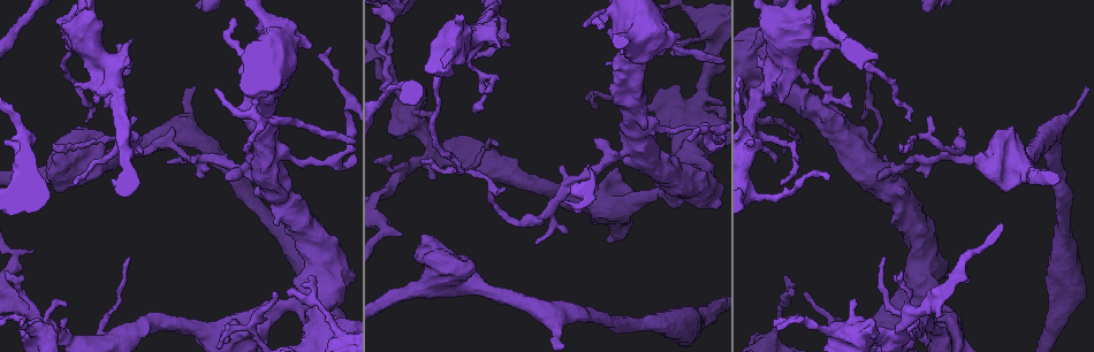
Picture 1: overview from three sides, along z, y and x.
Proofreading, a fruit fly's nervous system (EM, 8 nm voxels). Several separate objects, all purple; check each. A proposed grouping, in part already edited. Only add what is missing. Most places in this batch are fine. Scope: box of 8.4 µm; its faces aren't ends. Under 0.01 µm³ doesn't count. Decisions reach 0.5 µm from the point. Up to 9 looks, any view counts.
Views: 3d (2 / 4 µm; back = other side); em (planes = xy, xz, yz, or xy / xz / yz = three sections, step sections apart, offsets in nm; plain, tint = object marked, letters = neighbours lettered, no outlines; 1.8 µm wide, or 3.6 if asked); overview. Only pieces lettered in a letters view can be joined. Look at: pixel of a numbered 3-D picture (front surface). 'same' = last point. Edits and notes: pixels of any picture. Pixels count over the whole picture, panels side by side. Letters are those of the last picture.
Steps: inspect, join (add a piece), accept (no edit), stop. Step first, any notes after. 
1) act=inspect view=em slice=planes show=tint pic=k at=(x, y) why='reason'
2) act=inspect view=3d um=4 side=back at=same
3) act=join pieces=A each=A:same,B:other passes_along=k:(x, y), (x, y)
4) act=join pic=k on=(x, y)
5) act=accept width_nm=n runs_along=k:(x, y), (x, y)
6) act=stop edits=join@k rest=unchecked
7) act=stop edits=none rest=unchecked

act=inspect view=em um=3.6 slice=planes show=letters pic=1 at=(868, 327) why='an open end'

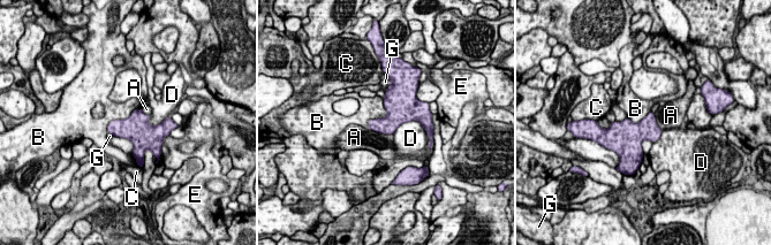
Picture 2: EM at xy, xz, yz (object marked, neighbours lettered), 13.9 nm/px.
act=accept width_nm=280 each=A:other,B:other,C:other,D:other,E:other,G:other border=2:(141, 107), (114, 119), (106, 131) found='no lettered piece goes on from it'

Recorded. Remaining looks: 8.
act=inspect view=3d um=2 pic=1 at=(131, 40) why='thick end'

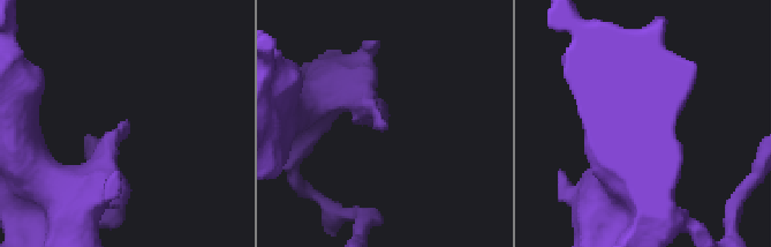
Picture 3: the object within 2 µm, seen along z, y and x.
act=inspect view=em slice=xy step=4 show=letters pic=3 at=(124, 132)

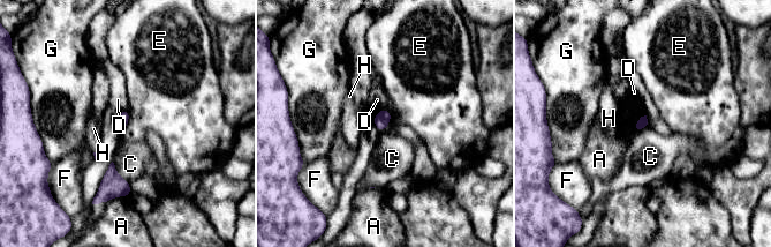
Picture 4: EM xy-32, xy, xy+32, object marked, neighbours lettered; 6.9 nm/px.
act=accept each=A:other,C:other,D:other,E:other,F:other,G:other,H:other found='no lettered piece goes on from it'

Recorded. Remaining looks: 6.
act=inspect view=3d um=4 side=back pic=1 at=(907, 160) why='branch stops here'

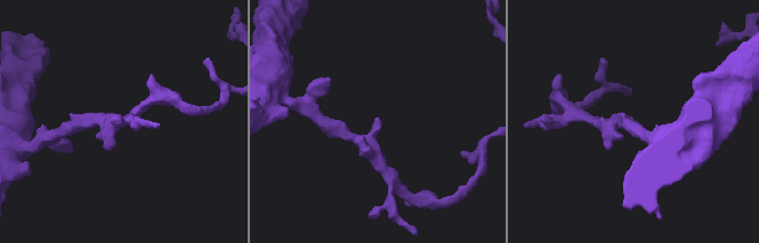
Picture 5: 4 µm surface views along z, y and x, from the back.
act=inspect view=em slice=planes show=letters pic=5 at=(379, 119) arm_widths_nm=180,220 why='now the EM'

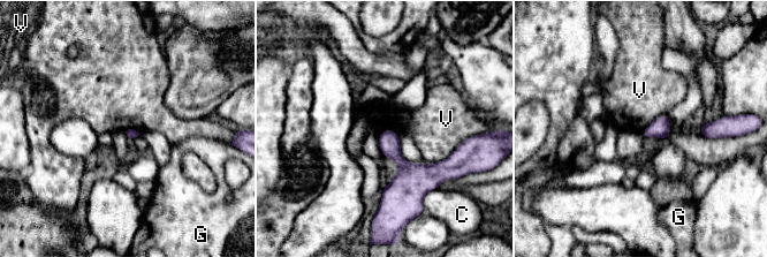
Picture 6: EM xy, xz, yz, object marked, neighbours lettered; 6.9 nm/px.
act=accept each=C:other,G:other,V:other found='no lettered piece goes on from it'

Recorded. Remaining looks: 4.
act=inspect view=em slice=yz step=4 show=letters pic=1 at=(910, 120) why='tapers out'

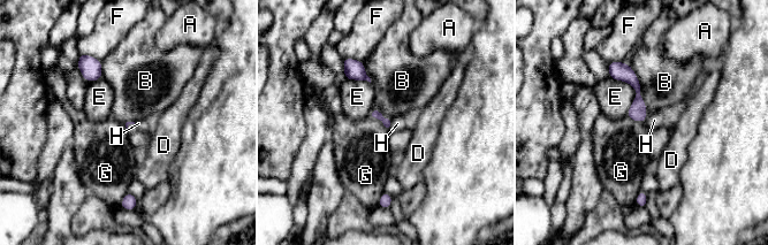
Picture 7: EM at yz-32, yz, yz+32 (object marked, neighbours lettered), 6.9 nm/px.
act=inspect view=em slice=xz step=8 show=letters at=same

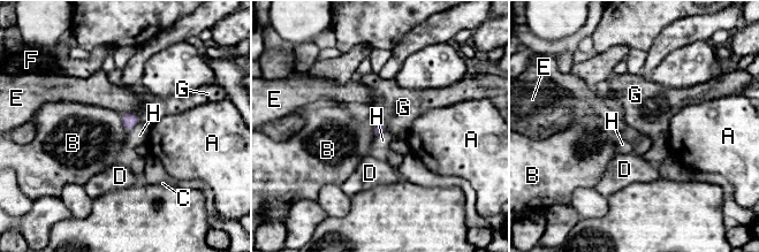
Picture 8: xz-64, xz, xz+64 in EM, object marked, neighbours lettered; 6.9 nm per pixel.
act=accept each=A:other,B:other,C:other,D:other,E:other,F:other,G:other,H:other border=8:(120, 117), (126, 132) found='none of them fits'

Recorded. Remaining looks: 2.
act=stop edits=none rest=unchecked

